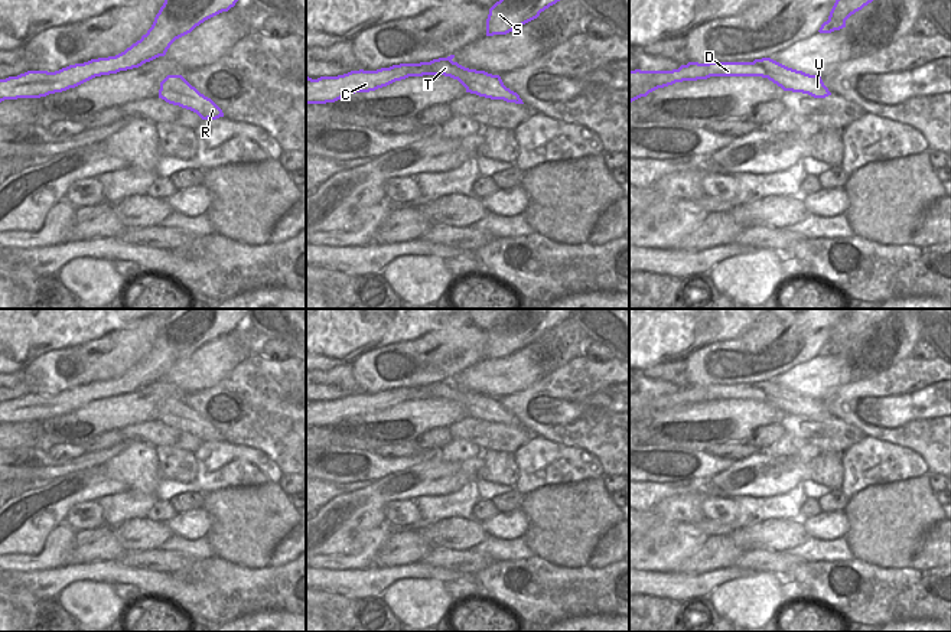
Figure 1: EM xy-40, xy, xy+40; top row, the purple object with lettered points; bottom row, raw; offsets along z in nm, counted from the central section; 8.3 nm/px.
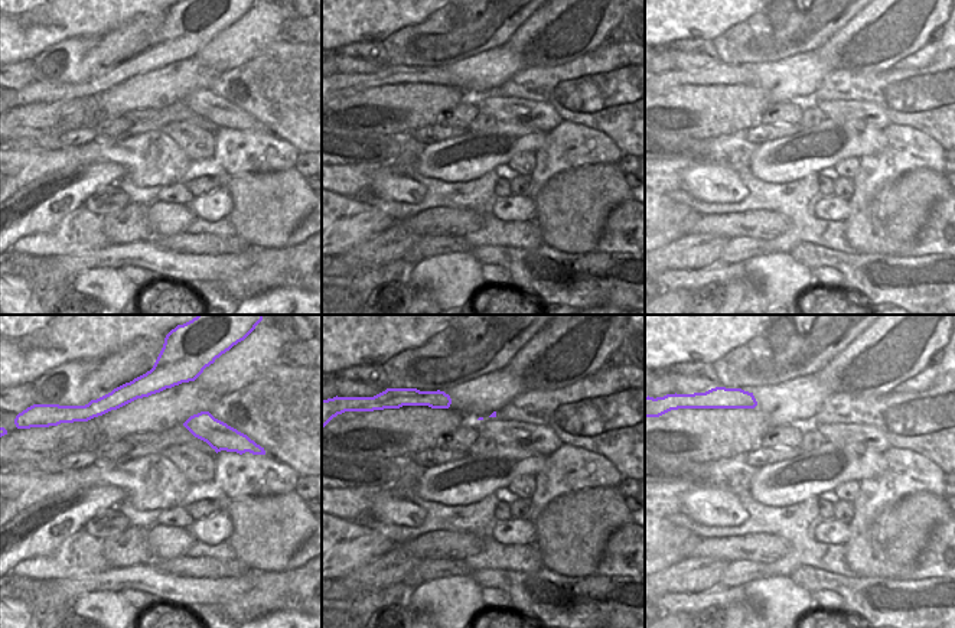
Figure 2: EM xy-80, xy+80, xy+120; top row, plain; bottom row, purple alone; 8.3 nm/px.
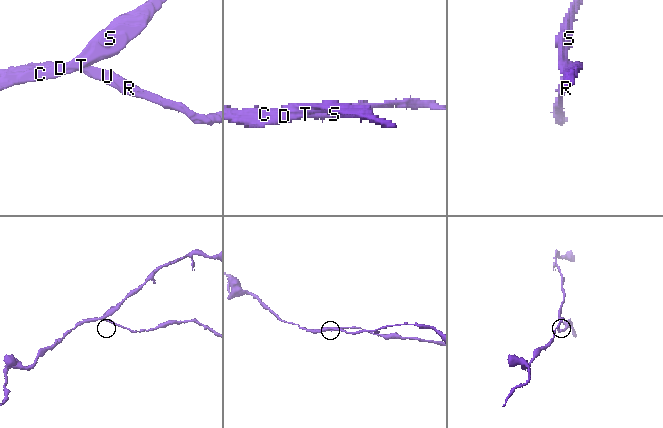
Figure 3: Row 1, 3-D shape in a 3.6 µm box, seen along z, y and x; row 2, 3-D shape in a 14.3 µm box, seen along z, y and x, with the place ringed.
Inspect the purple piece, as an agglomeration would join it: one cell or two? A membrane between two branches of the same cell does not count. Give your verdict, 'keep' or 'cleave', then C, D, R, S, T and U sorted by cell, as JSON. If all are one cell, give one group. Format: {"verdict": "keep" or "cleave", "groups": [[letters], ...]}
{"verdict": "cleave", "groups": [["C", "D", "S"], ["R", "T", "U"]]}

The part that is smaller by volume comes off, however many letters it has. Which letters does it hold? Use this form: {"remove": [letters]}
{"remove": ["R", "T", "U"]}

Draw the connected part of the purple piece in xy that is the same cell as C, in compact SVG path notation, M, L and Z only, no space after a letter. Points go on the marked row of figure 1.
M437 59L420 63L400 63L377 71L359 69L317 79L306 76L306 104L335 102L349 94L375 91L408 76L429 75L436 62Z

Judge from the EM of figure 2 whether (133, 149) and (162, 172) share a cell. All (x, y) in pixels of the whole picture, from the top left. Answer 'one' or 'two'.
one

